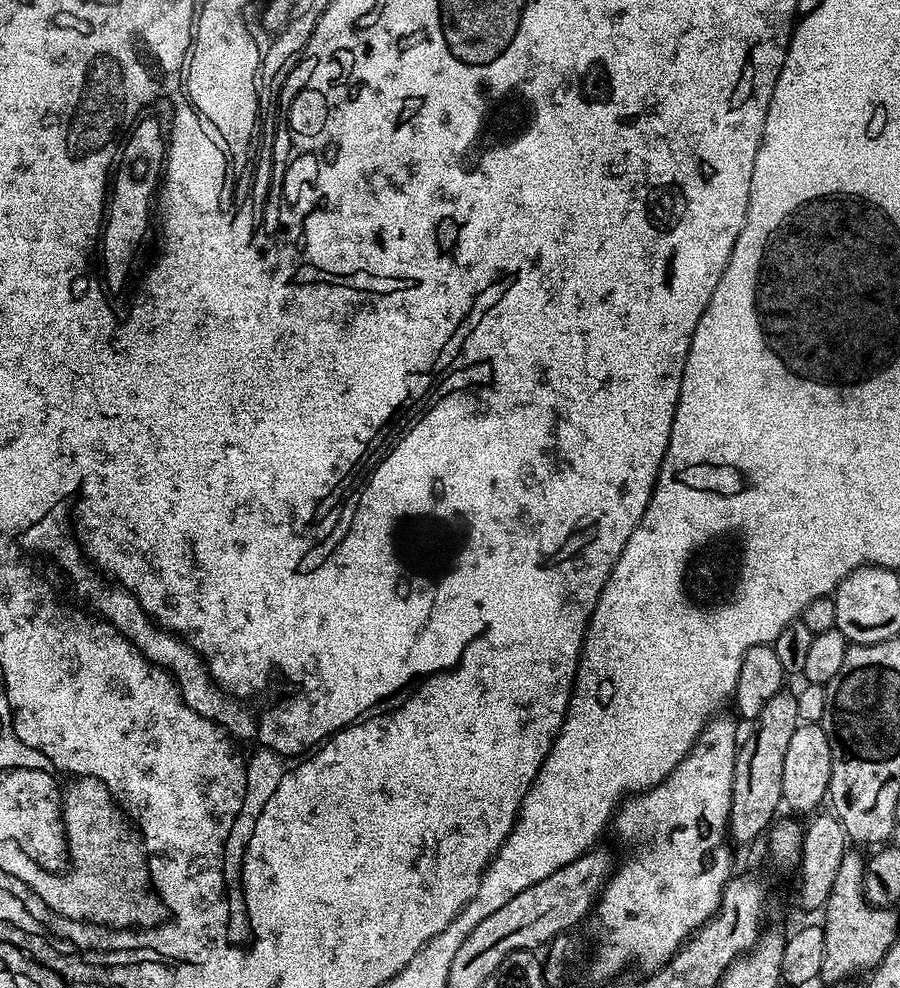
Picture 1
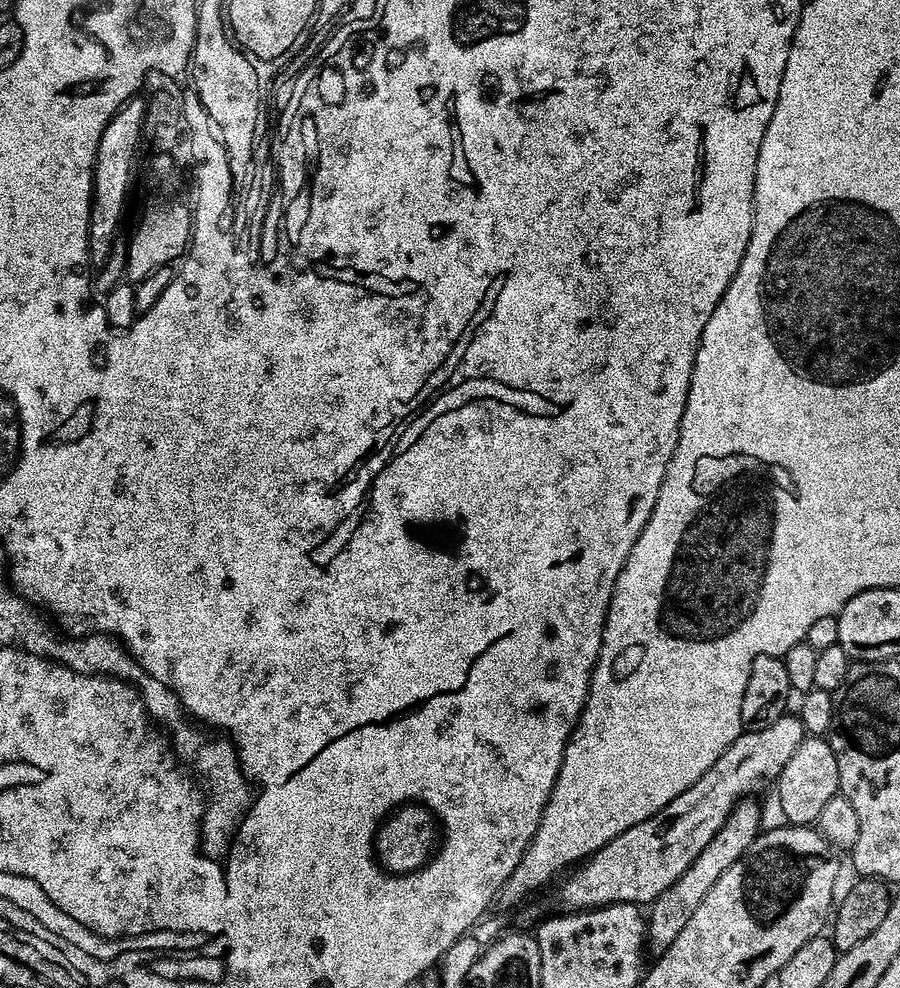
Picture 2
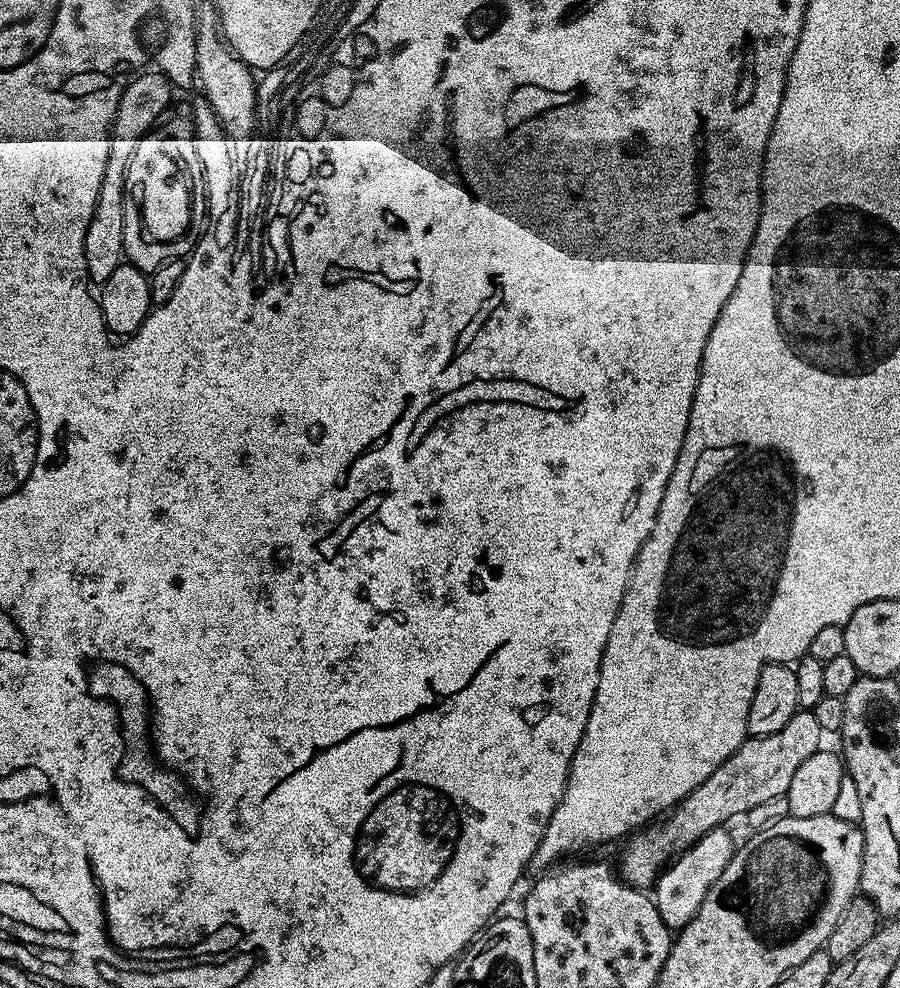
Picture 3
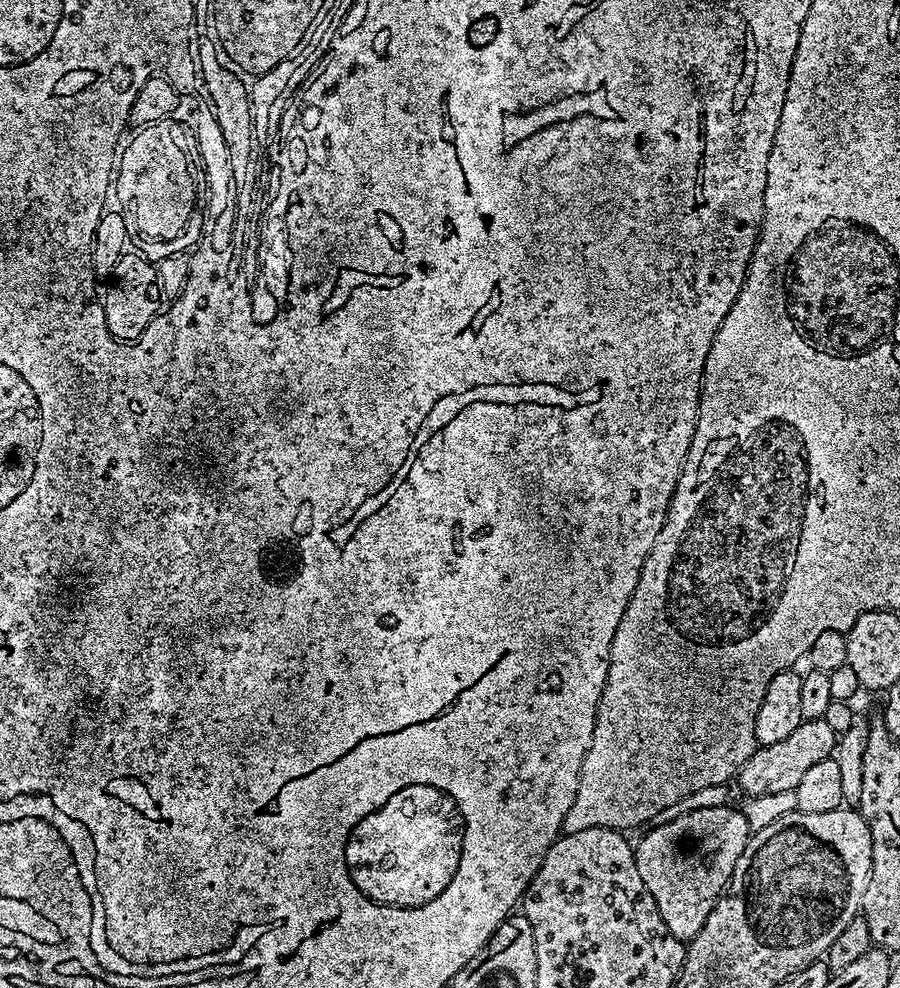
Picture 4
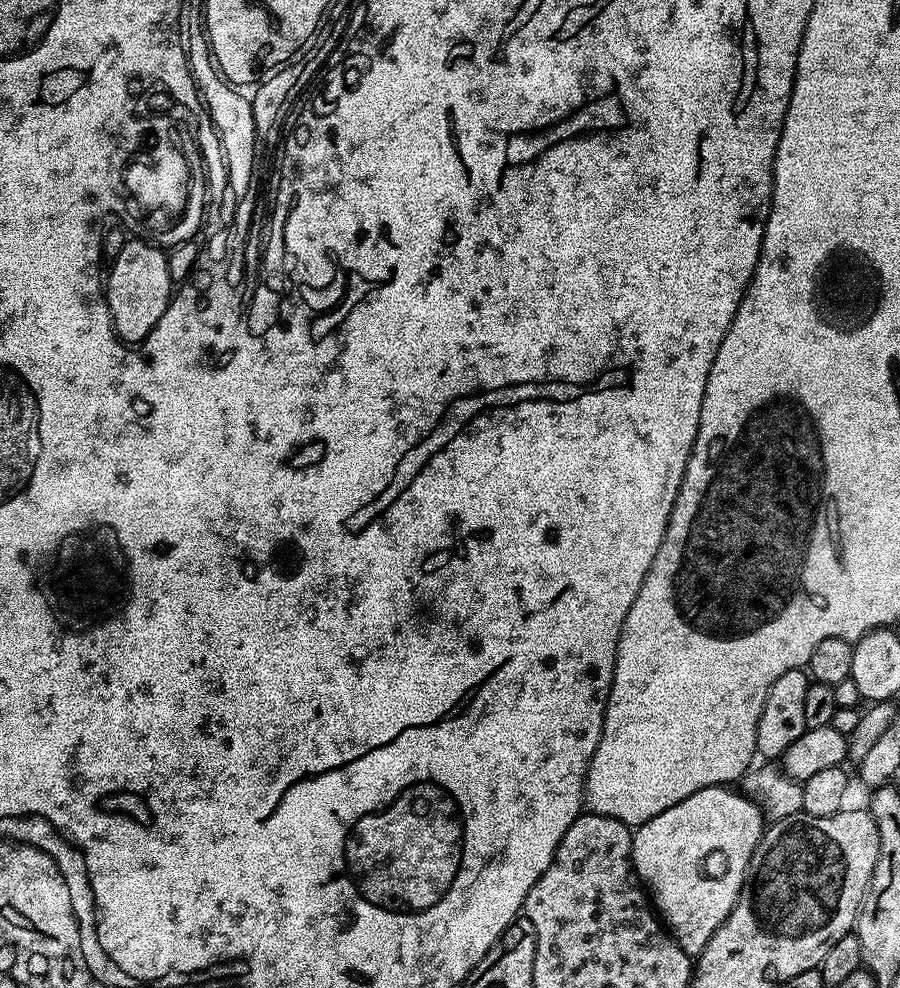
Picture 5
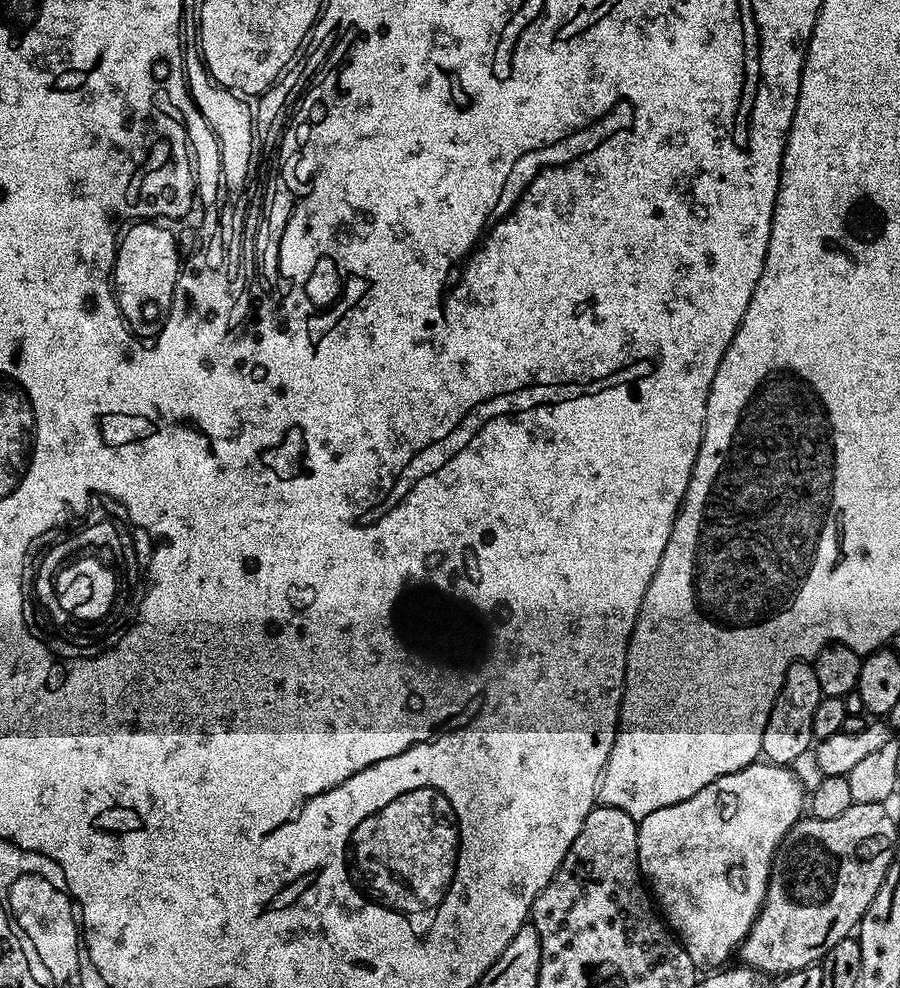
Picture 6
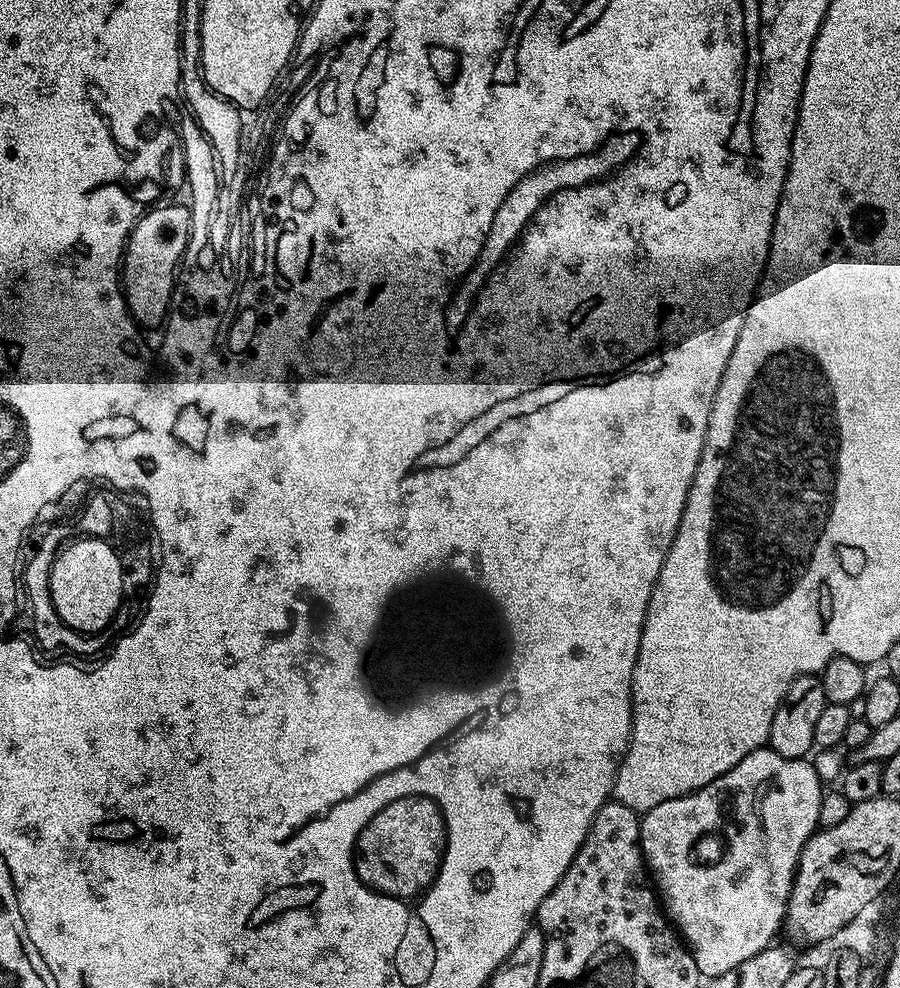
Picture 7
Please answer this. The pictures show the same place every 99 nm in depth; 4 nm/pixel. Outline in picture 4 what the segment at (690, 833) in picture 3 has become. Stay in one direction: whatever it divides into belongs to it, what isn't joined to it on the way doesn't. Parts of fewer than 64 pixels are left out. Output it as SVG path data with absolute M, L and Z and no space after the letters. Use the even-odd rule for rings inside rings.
M801 720L798 730L793 730L782 742L761 744L755 752L746 758L740 768L738 781L745 797L795 793L798 782L802 782L806 770L817 762L829 759L835 753L838 734L830 730L830 725L823 720Z

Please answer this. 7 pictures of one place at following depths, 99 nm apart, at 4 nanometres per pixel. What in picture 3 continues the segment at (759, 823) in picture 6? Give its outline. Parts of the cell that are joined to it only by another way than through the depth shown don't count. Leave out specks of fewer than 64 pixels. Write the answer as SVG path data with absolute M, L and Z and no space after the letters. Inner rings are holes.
M724 826L710 830L691 848L683 849L661 871L654 885L654 899L662 922L670 930L685 928L691 922L694 914L702 906L710 886L714 886L714 882L718 882L722 870L726 870L734 851L732 836L727 832L728 830Z

